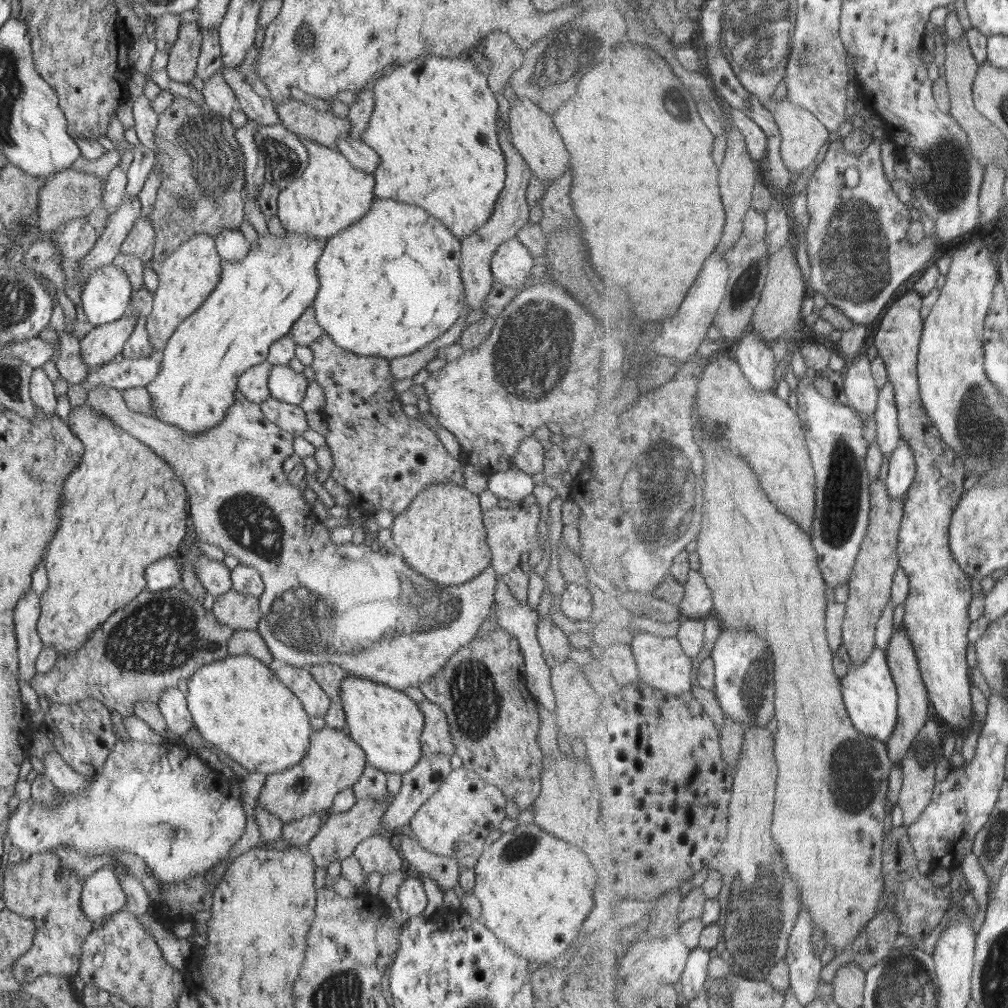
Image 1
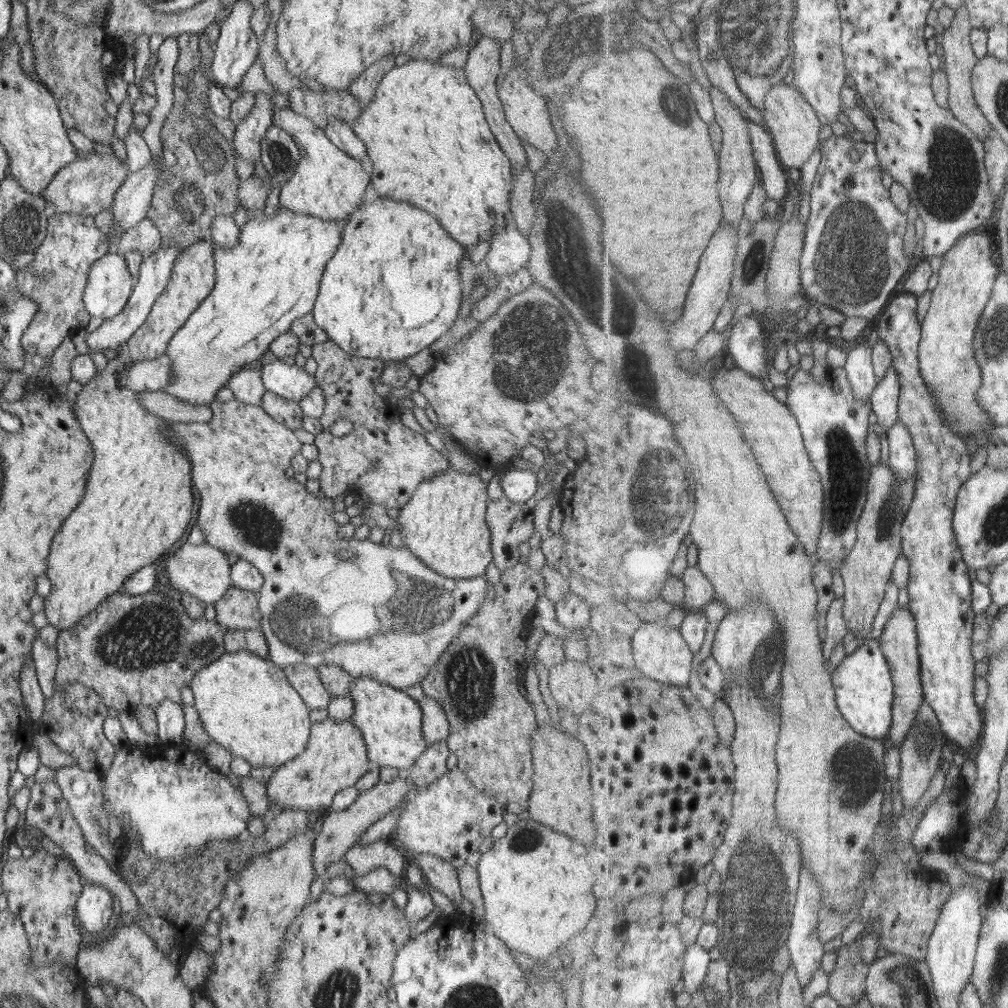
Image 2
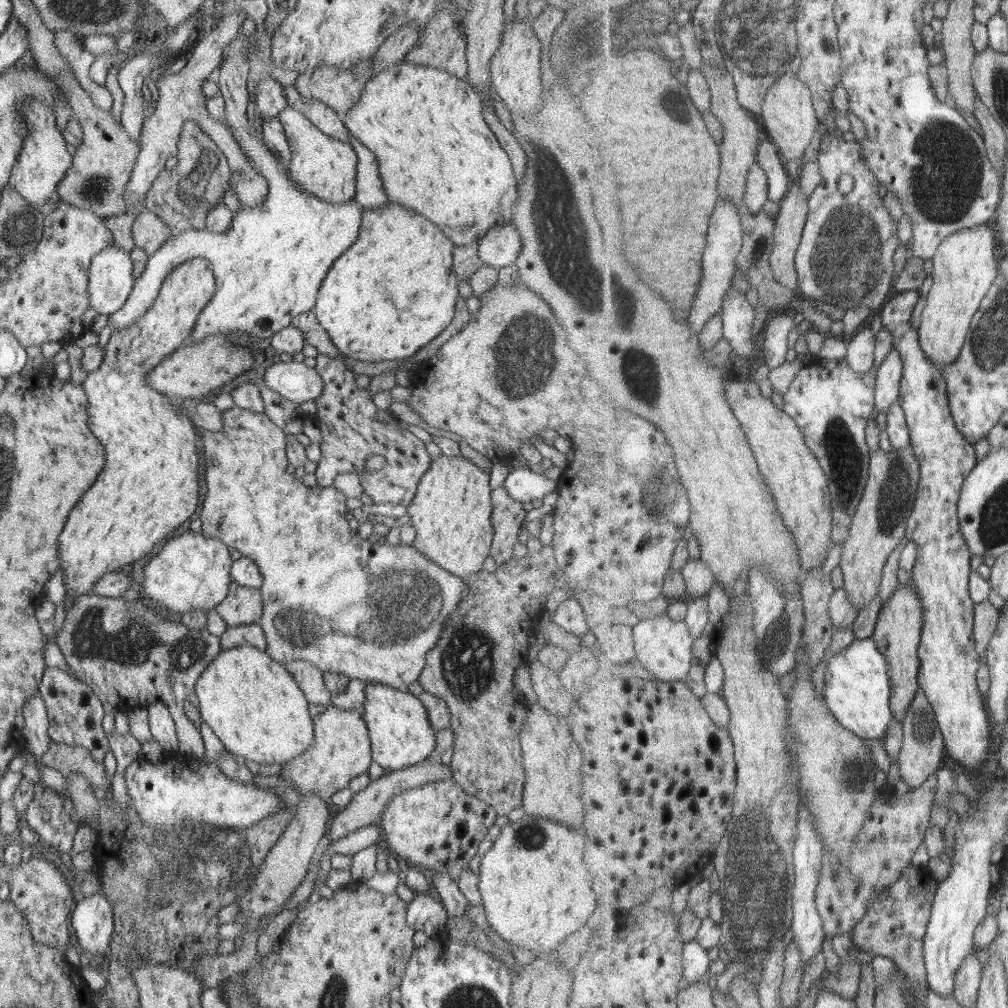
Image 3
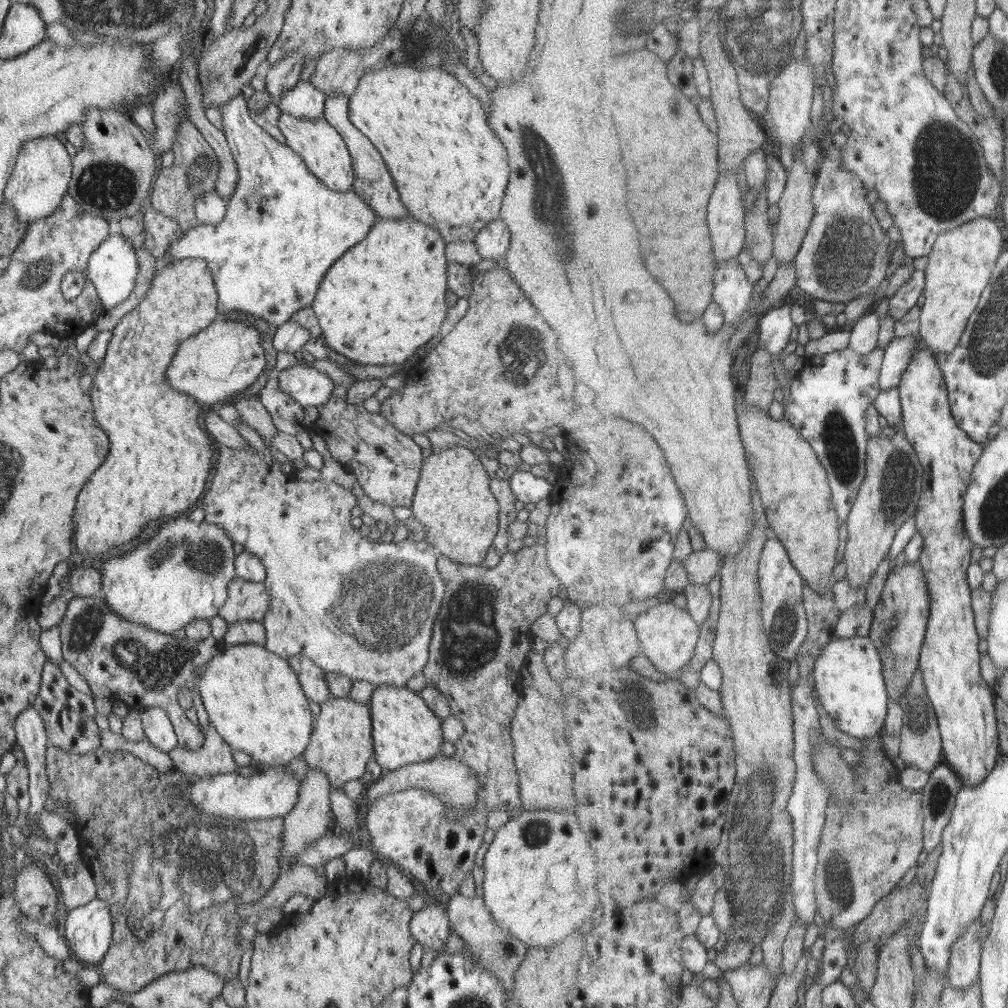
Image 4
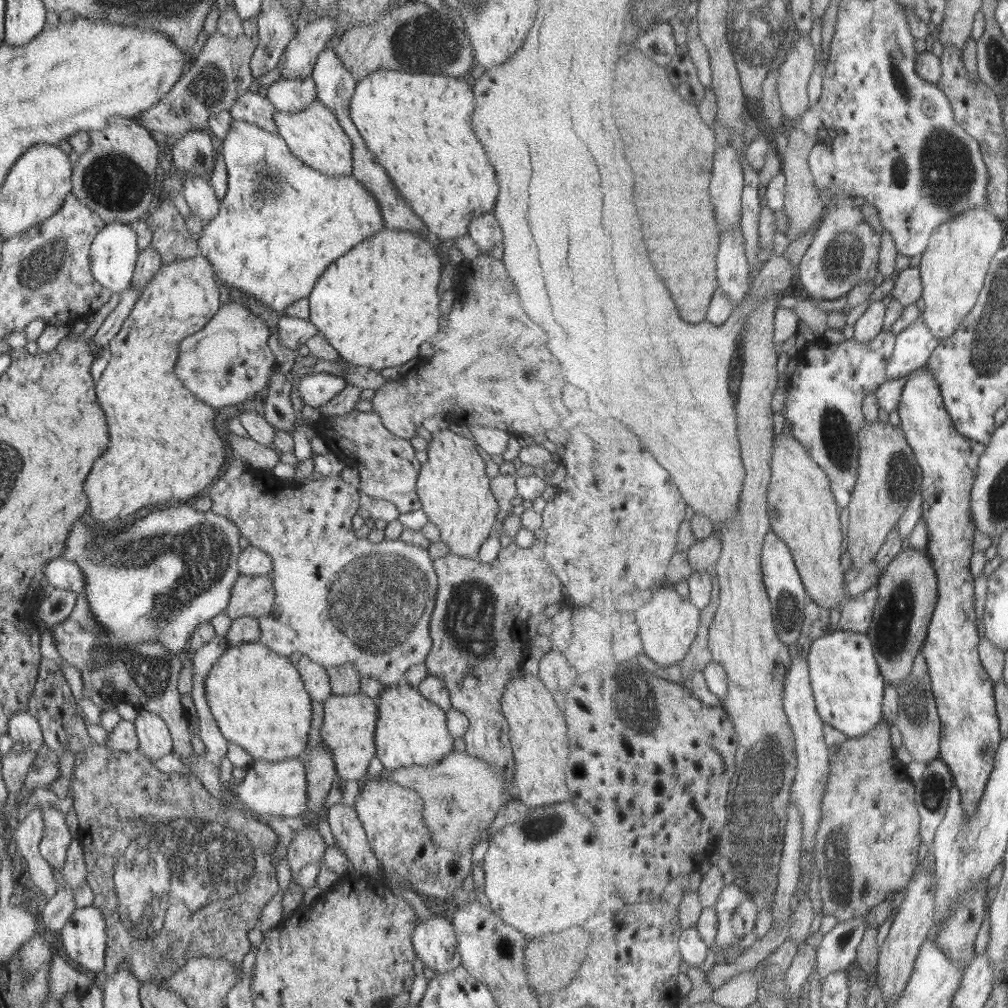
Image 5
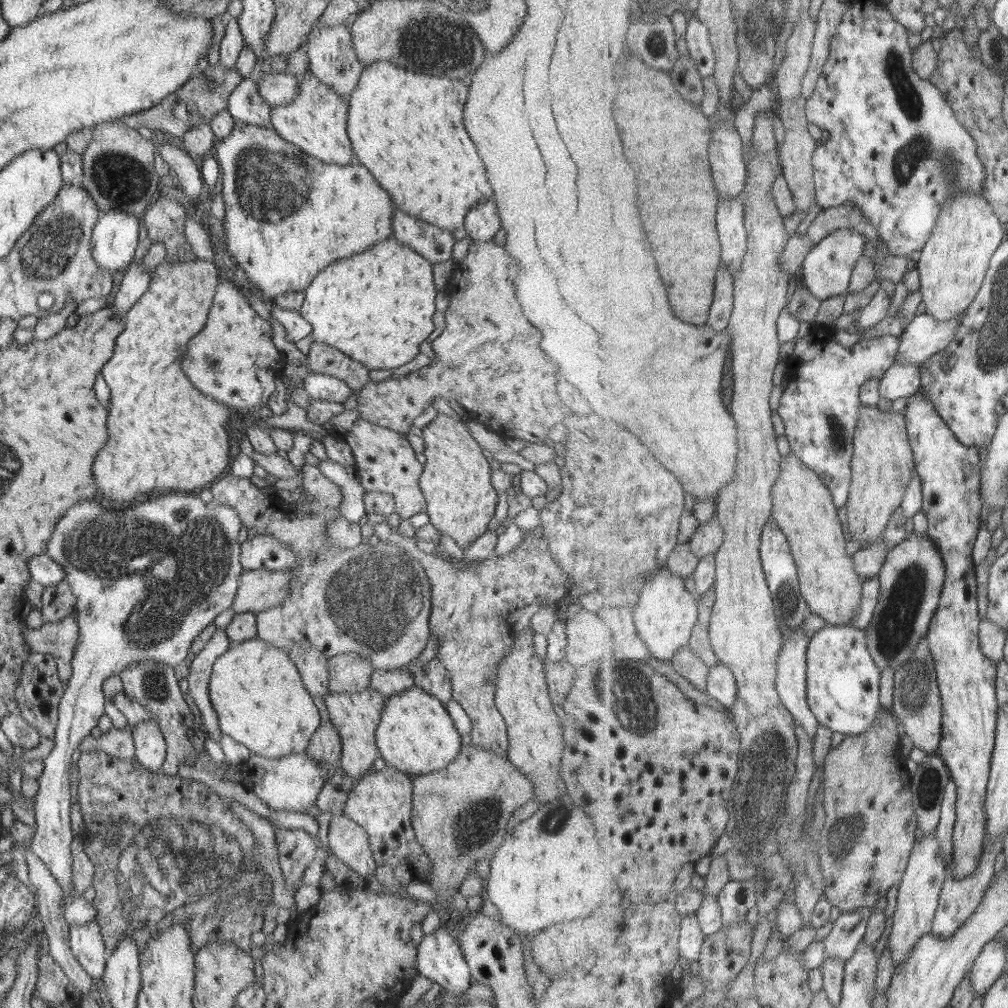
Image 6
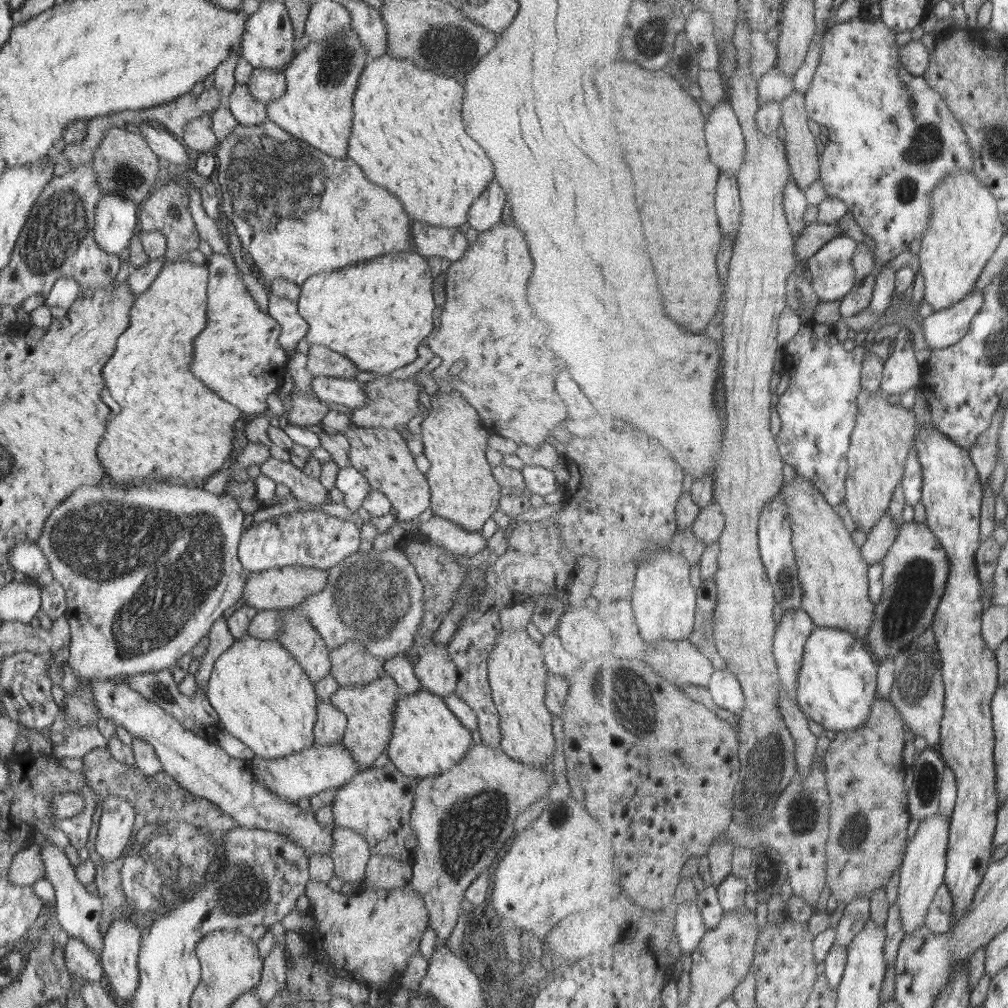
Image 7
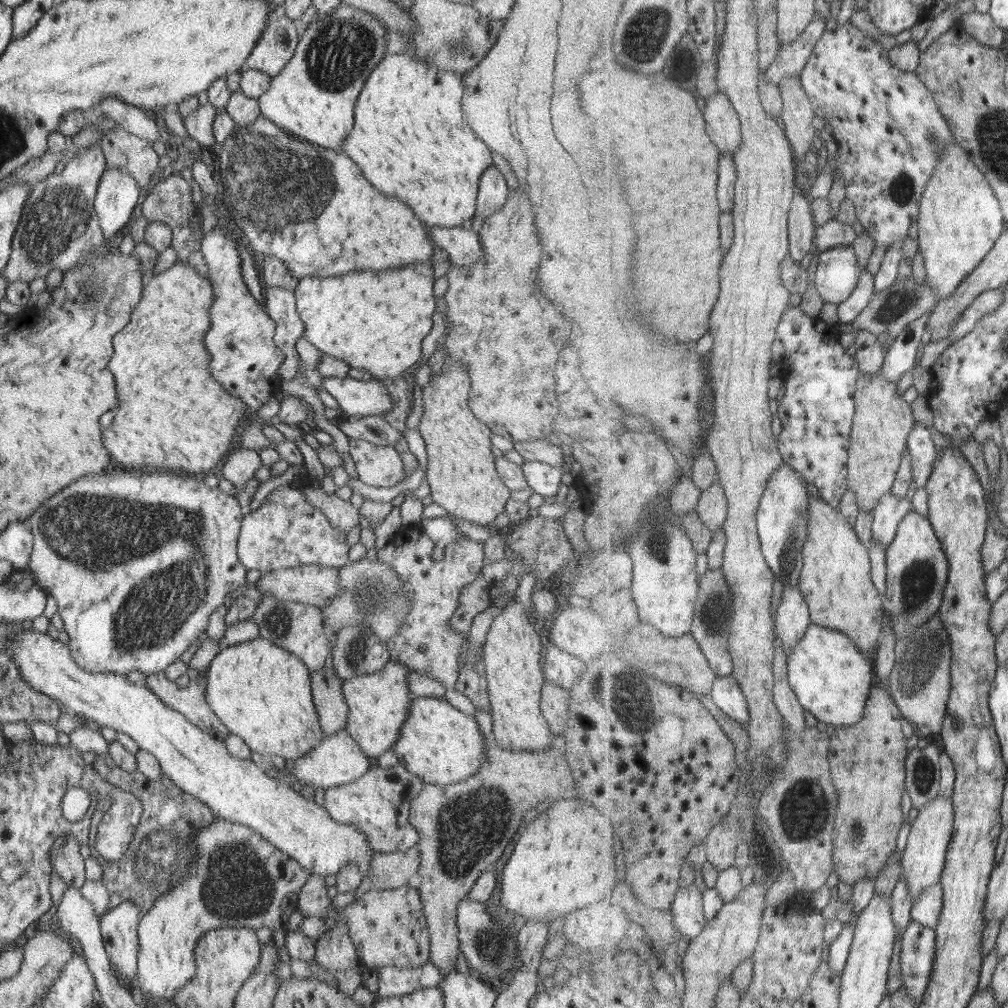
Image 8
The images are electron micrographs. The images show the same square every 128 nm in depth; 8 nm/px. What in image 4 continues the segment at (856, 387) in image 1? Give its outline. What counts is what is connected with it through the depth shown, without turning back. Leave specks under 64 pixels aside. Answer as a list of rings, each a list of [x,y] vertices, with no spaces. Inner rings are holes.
[[[874,310],[863,315],[851,330],[850,346],[855,351],[867,355],[879,346],[879,332],[881,332],[882,315]]]

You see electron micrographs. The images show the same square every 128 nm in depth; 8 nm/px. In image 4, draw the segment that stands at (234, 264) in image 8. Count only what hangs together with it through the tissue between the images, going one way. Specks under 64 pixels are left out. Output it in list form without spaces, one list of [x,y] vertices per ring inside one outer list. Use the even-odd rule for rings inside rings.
[[[217,318],[190,340],[181,341],[169,366],[165,368],[165,381],[176,391],[191,396],[198,404],[218,407],[229,398],[238,397],[251,386],[265,366],[259,331],[245,322]]]

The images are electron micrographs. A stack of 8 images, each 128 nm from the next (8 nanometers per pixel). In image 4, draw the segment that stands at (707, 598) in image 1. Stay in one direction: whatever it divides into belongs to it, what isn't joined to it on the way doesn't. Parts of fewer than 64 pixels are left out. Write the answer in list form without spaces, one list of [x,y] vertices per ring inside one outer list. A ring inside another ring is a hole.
[[[707,547],[693,552],[685,563],[691,582],[703,585],[709,584],[715,576],[720,574],[724,559],[718,552]]]

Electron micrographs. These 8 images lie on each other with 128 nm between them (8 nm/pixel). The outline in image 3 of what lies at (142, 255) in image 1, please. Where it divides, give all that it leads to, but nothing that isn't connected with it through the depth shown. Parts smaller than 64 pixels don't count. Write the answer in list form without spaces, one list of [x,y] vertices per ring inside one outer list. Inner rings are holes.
[[[146,209],[139,212],[131,224],[131,237],[135,247],[142,248],[148,257],[170,236],[170,227],[154,212]]]

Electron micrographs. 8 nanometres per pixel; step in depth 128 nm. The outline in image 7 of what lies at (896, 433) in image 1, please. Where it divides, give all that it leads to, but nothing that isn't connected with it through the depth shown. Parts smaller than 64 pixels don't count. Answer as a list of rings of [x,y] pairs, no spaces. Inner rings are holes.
[[[981,291],[973,292],[952,307],[936,310],[924,318],[920,336],[924,336],[927,348],[946,349],[961,341],[983,304],[985,294]]]

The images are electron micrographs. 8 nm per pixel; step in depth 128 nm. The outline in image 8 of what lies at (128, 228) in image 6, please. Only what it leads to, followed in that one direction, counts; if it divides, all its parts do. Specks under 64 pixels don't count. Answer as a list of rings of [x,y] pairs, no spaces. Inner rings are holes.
[[[107,167],[99,177],[93,207],[103,238],[109,238],[129,222],[139,198],[135,179],[125,171]]]

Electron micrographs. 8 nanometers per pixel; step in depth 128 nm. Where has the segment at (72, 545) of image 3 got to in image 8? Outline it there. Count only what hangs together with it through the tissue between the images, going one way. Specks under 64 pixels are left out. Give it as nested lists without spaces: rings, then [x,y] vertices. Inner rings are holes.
[[[177,261],[167,270],[152,274],[148,281],[143,282],[142,293],[131,311],[130,321],[113,335],[113,354],[106,369],[115,383],[119,410],[115,412],[110,426],[102,430],[101,438],[105,452],[111,459],[123,464],[124,469],[161,470],[187,476],[207,474],[213,472],[221,457],[231,451],[235,427],[242,422],[243,413],[248,411],[248,407],[241,399],[223,389],[209,371],[207,362],[211,360],[211,355],[203,346],[203,336],[210,326],[211,302],[213,293],[207,278],[199,276],[192,264]]]

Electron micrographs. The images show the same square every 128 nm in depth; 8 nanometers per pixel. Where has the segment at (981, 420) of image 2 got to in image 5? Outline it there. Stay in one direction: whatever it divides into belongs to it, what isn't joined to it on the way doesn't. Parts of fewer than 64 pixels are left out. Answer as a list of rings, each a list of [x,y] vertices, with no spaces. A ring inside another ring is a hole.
[[[979,206],[959,214],[933,233],[919,267],[924,284],[923,320],[939,340],[955,335],[967,315],[978,305],[991,263],[999,249],[1003,248],[1003,238],[1007,238],[1007,232],[1003,232],[1002,219],[995,218],[989,207]]]

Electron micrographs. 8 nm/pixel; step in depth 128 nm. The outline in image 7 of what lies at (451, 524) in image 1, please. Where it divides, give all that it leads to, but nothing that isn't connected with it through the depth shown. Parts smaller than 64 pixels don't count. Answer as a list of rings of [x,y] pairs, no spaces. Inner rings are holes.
[[[452,389],[448,394],[437,392],[430,396],[429,412],[421,420],[422,452],[429,461],[424,478],[430,494],[429,506],[433,516],[441,517],[463,527],[466,531],[479,531],[498,509],[501,492],[485,459],[489,432],[480,425],[476,411]]]

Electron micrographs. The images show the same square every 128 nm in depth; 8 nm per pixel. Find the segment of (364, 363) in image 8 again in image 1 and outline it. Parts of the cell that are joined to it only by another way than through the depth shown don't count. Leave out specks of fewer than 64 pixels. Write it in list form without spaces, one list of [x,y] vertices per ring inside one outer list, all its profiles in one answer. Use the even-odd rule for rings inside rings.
[[[373,198],[369,209],[363,213],[359,220],[326,240],[325,246],[321,250],[321,256],[315,262],[318,288],[311,304],[314,310],[314,318],[324,330],[324,334],[331,338],[335,345],[351,351],[355,355],[381,357],[390,360],[413,354],[441,336],[457,320],[459,312],[463,308],[464,292],[460,277],[459,260],[460,241],[439,220],[431,218],[419,206],[409,206],[409,204],[401,204],[401,202],[393,202],[393,200]]]

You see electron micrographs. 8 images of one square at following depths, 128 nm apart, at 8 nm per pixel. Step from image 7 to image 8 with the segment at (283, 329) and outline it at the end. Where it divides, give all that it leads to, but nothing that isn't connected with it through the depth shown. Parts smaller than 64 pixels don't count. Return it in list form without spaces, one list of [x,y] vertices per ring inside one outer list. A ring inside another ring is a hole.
[[[267,287],[265,290],[266,312],[275,322],[274,343],[284,354],[281,365],[277,367],[277,374],[284,381],[295,378],[299,365],[299,356],[295,350],[295,341],[303,334],[304,324],[298,317],[294,291],[279,287]]]

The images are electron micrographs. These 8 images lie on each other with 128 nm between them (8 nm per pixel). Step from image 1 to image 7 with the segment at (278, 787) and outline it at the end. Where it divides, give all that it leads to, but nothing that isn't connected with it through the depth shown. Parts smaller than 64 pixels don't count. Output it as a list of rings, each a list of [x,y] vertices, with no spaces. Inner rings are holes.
[[[383,674],[366,684],[338,687],[329,698],[345,716],[346,726],[342,743],[345,749],[350,750],[351,757],[360,770],[372,768],[374,760],[385,751],[387,738],[391,736],[391,710],[395,708],[393,704],[398,698],[395,682]]]

